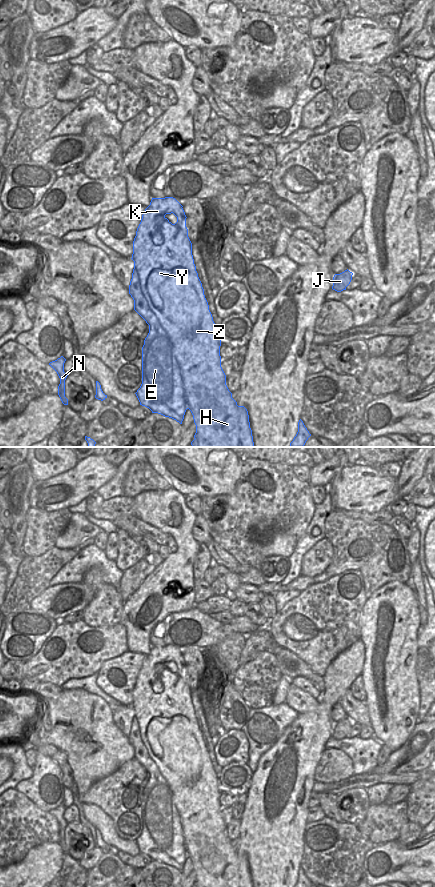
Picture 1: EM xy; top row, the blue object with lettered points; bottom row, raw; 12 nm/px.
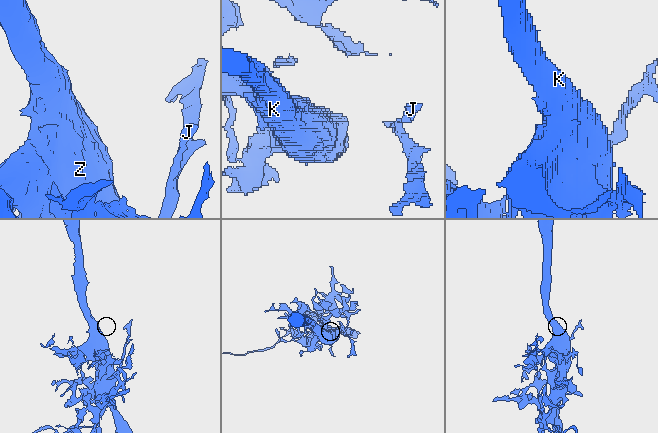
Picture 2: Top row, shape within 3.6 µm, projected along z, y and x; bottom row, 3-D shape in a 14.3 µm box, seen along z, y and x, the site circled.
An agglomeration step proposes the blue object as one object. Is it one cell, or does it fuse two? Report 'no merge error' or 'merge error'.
merge error

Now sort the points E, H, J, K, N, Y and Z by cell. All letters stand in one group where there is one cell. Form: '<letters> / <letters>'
E J N / H K Y Z

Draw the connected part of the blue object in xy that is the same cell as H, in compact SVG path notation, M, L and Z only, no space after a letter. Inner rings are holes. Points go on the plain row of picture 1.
M173 645L152 646L145 657L133 689L132 708L140 723L141 738L152 760L170 785L179 816L173 819L172 833L185 837L185 847L196 873L195 887L253 887L248 859L238 854L226 833L226 823L221 815L221 784L217 777L202 731L198 725L192 703L192 691L188 685L186 663L183 654ZM173 661L177 670L172 672L166 662Z

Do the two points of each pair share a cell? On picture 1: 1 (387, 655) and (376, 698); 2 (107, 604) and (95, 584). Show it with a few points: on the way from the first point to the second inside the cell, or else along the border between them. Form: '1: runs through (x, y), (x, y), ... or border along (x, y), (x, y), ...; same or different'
1: runs through (381, 665), (380, 687); same
2: runs through (106, 599), (106, 596), (100, 589); same

